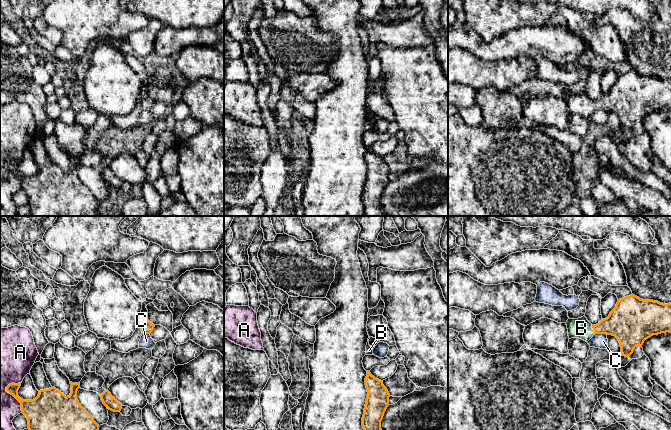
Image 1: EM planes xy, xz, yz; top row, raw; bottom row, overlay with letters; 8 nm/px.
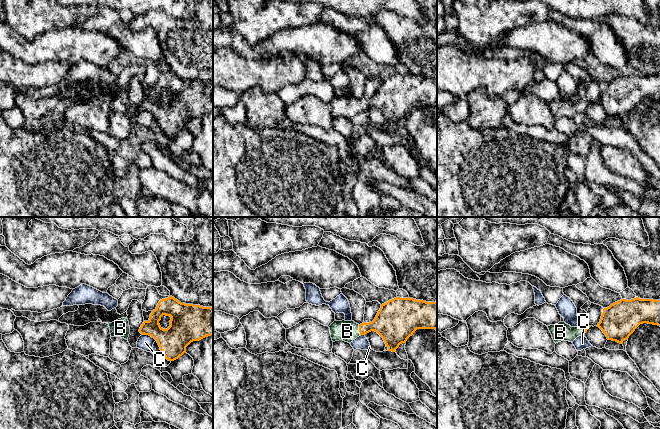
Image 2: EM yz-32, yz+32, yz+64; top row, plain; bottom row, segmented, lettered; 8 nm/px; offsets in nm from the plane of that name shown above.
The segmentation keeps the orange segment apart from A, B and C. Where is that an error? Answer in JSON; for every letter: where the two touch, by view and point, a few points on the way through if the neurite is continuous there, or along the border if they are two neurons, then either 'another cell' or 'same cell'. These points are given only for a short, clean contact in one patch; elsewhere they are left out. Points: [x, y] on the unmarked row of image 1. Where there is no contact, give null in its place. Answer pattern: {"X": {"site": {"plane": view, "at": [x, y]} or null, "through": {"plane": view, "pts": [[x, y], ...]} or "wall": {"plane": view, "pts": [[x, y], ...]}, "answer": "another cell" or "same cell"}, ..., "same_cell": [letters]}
{"A": {"site": {"plane": "xy", "at": [13, 171]}, "answer": "another cell"}, "B": {"site": {"plane": "yz", "at": [593, 105]}, "through": {"plane": "yz", "pts": [[623, 98], [593, 105], [581, 104]]}, "answer": "same cell"}, "C": {"site": {"plane": "yz", "at": [600, 109]}, "answer": "another cell"}, "same_cell": ["B"]}

